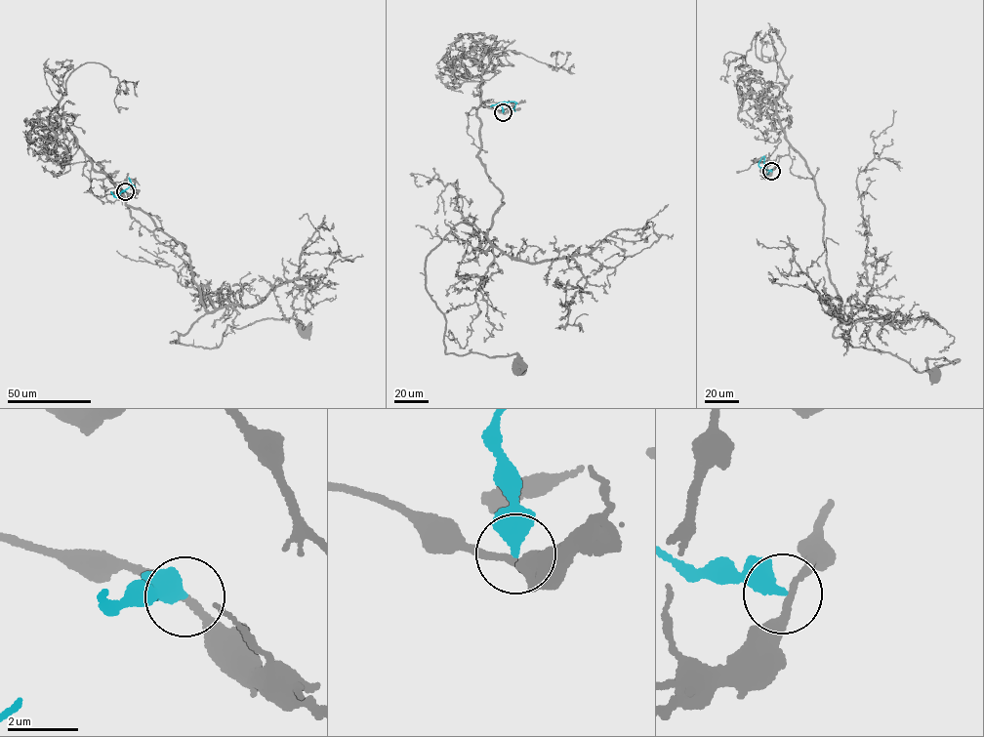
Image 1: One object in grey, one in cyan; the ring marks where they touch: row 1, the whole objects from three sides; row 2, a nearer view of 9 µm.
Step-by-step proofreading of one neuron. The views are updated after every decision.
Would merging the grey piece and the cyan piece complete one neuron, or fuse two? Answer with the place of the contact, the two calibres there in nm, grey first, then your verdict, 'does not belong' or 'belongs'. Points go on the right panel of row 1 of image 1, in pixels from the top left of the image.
(771, 171) | 190/440 nm | does not belong

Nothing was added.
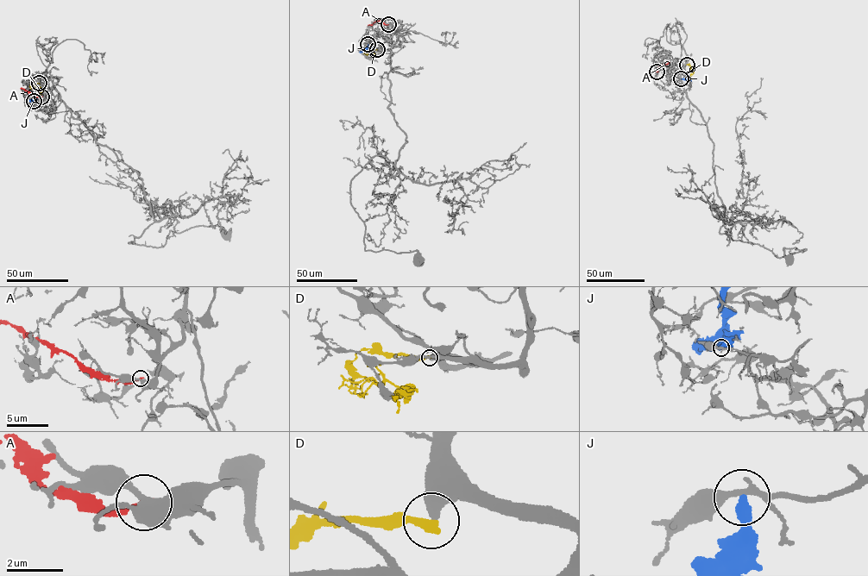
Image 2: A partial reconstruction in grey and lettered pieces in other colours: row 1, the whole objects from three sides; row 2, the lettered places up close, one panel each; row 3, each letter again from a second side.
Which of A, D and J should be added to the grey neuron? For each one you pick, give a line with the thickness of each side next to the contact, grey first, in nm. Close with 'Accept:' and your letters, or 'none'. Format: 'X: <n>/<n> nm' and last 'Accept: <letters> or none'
Accept: none

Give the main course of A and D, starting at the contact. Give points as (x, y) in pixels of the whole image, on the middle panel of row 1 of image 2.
A: (387, 24), (380, 21), (367, 25)
D: (377, 49), (365, 50), (372, 55)

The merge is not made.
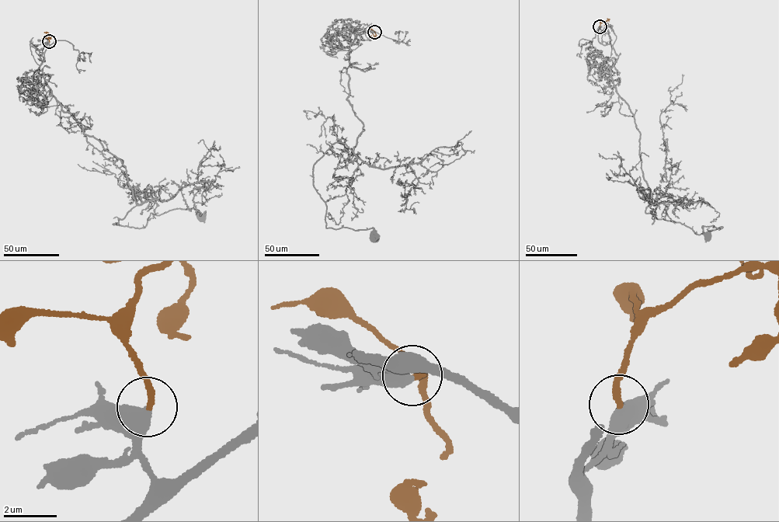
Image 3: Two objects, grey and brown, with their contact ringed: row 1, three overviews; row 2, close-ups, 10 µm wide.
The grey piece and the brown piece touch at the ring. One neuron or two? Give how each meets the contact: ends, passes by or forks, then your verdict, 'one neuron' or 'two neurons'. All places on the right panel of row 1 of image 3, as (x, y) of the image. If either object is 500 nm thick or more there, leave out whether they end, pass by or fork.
one neuron

